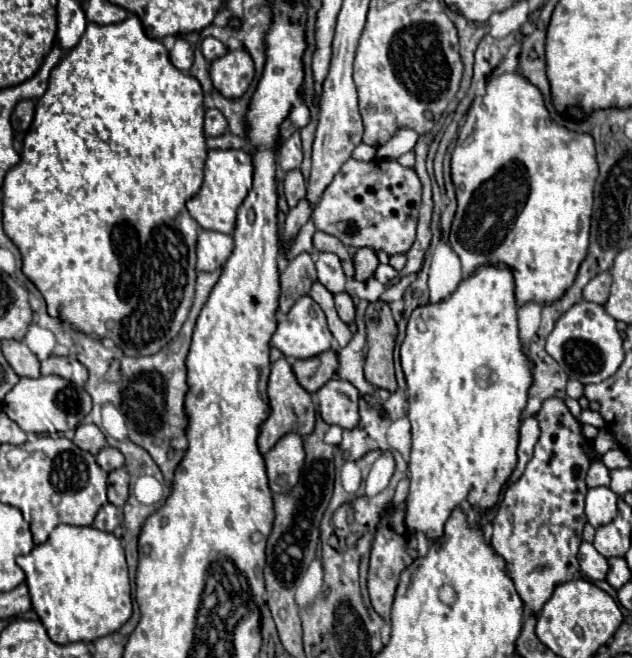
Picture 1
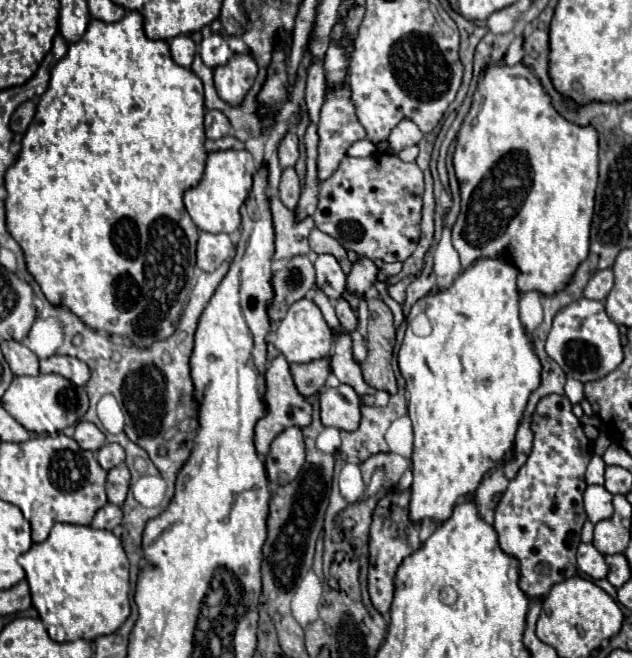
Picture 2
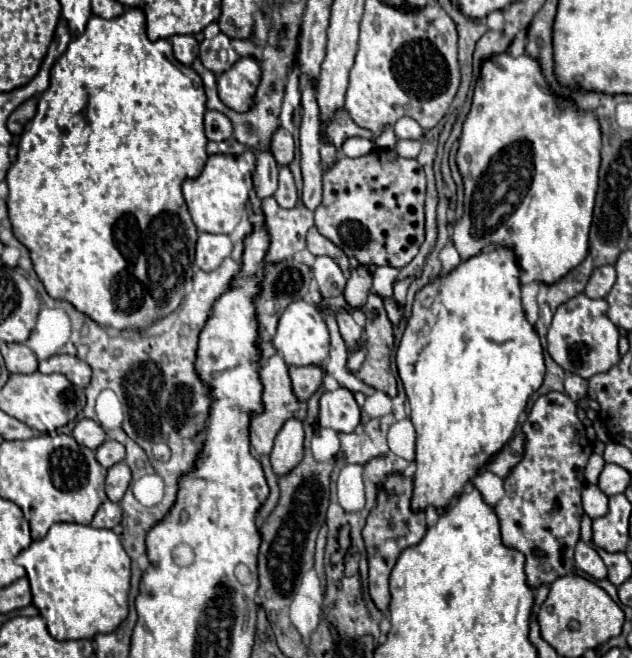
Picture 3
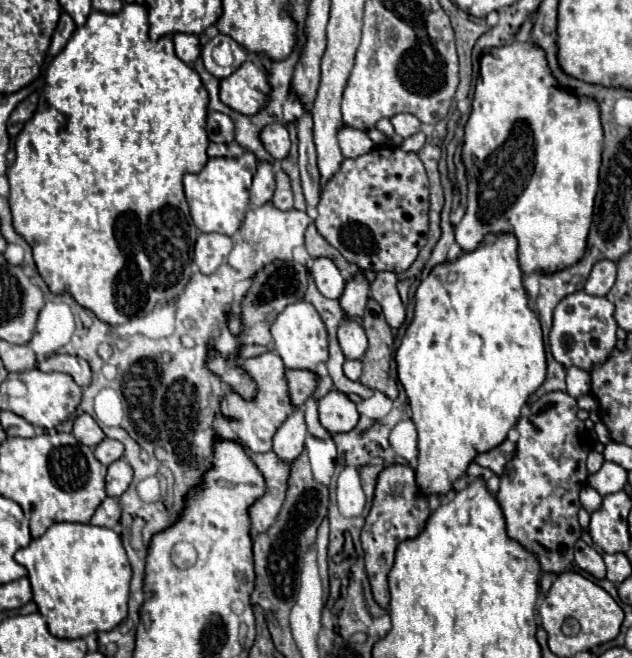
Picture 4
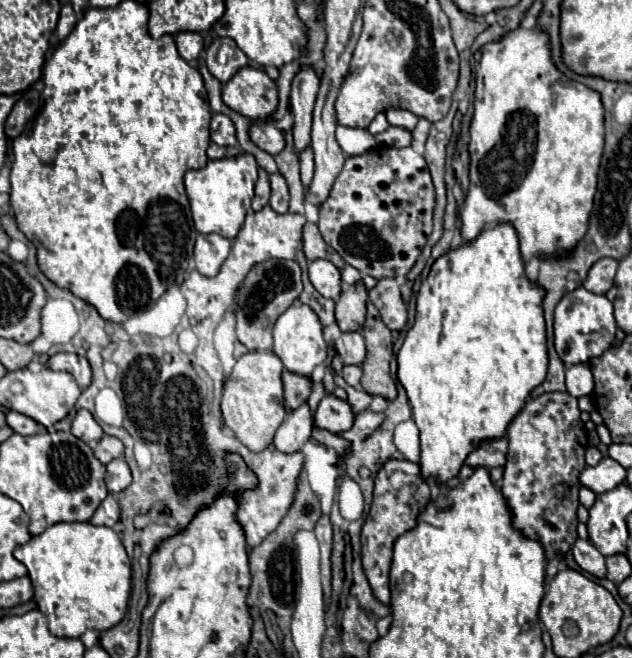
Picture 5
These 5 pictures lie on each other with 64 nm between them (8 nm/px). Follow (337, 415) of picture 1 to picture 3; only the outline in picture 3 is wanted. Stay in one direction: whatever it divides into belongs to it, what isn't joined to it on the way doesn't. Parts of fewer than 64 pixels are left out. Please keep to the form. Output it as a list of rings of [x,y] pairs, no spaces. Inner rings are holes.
[[[342,386],[324,392],[320,398],[318,422],[322,428],[332,428],[336,432],[354,432],[360,424],[360,406],[356,404],[354,394]]]

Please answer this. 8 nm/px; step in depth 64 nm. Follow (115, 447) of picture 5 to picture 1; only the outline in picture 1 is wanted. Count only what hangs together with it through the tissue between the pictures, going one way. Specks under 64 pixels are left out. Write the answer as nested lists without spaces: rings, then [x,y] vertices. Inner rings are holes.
[[[106,446],[106,448],[102,448],[102,450],[98,452],[96,462],[98,462],[98,466],[100,466],[102,470],[112,472],[112,470],[116,470],[116,468],[122,468],[122,466],[124,466],[124,456],[120,454],[120,450]]]

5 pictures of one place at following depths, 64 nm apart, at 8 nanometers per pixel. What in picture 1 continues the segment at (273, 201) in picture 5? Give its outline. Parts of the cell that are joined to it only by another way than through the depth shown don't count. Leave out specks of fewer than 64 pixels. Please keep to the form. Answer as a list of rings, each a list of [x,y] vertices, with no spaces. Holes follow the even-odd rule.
[[[290,170],[284,178],[284,196],[288,200],[288,206],[294,208],[304,196],[306,196],[306,180],[300,170]]]

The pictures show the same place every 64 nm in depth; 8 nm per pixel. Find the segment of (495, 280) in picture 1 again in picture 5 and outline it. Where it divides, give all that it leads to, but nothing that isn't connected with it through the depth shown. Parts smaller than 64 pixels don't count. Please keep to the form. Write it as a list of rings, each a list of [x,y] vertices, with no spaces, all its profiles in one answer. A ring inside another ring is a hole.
[[[500,224],[492,230],[482,232],[474,242],[462,244],[460,248],[446,252],[432,264],[428,278],[422,282],[422,286],[418,290],[416,320],[414,320],[412,328],[406,332],[404,344],[398,352],[398,380],[408,394],[408,400],[412,406],[412,418],[420,430],[422,478],[434,478],[438,484],[446,484],[448,480],[456,478],[460,468],[464,466],[464,460],[468,458],[468,452],[472,452],[472,448],[476,448],[476,444],[480,444],[480,440],[494,440],[496,436],[504,438],[508,424],[512,422],[512,416],[516,416],[516,412],[520,412],[528,394],[544,382],[546,370],[548,370],[548,352],[546,352],[546,324],[544,324],[544,314],[542,314],[542,306],[540,306],[542,298],[544,298],[544,290],[538,286],[532,286],[532,282],[528,282],[528,278],[524,274],[524,262],[520,258],[520,250],[518,250],[516,230],[510,224]]]

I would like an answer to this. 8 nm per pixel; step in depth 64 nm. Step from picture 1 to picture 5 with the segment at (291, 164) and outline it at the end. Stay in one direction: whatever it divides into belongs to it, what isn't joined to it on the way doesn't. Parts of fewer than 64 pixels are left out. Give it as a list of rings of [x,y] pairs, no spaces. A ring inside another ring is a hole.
[[[256,122],[250,128],[250,138],[256,146],[260,146],[264,152],[276,156],[284,150],[286,138],[280,128],[276,128],[272,122]]]

